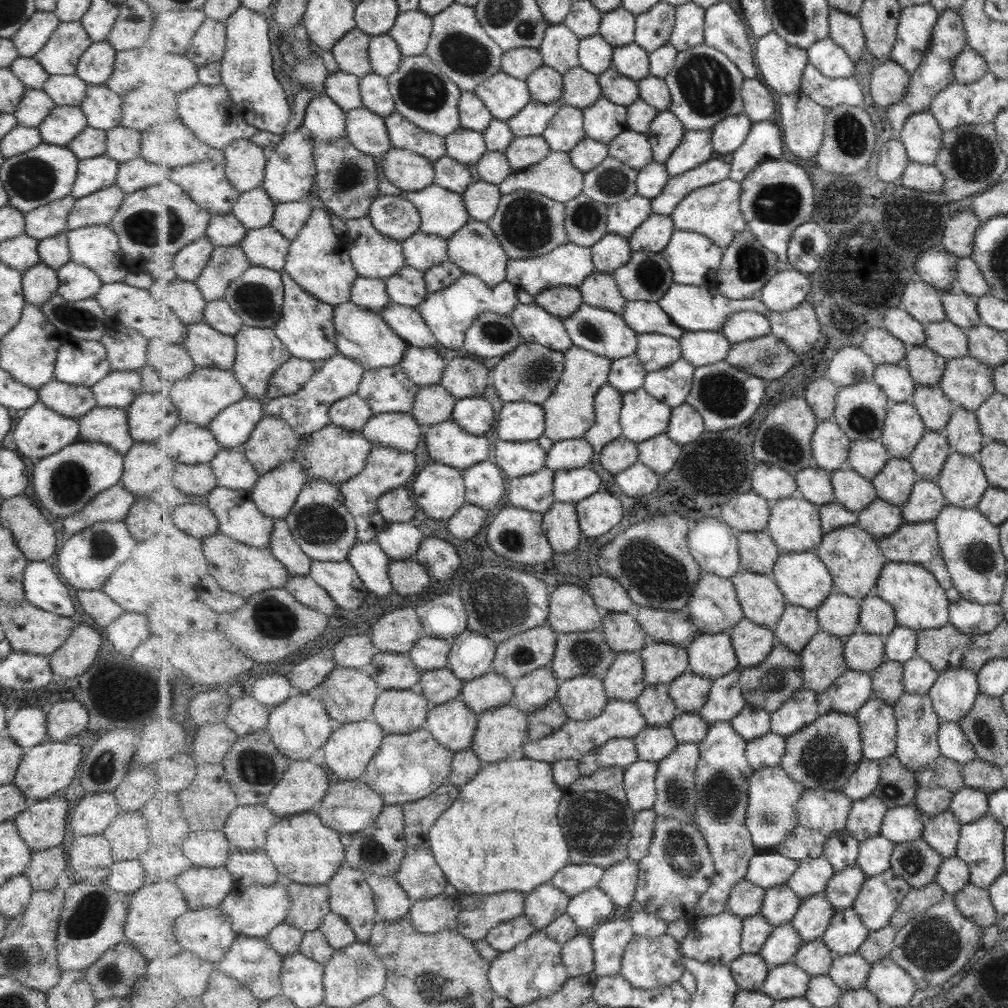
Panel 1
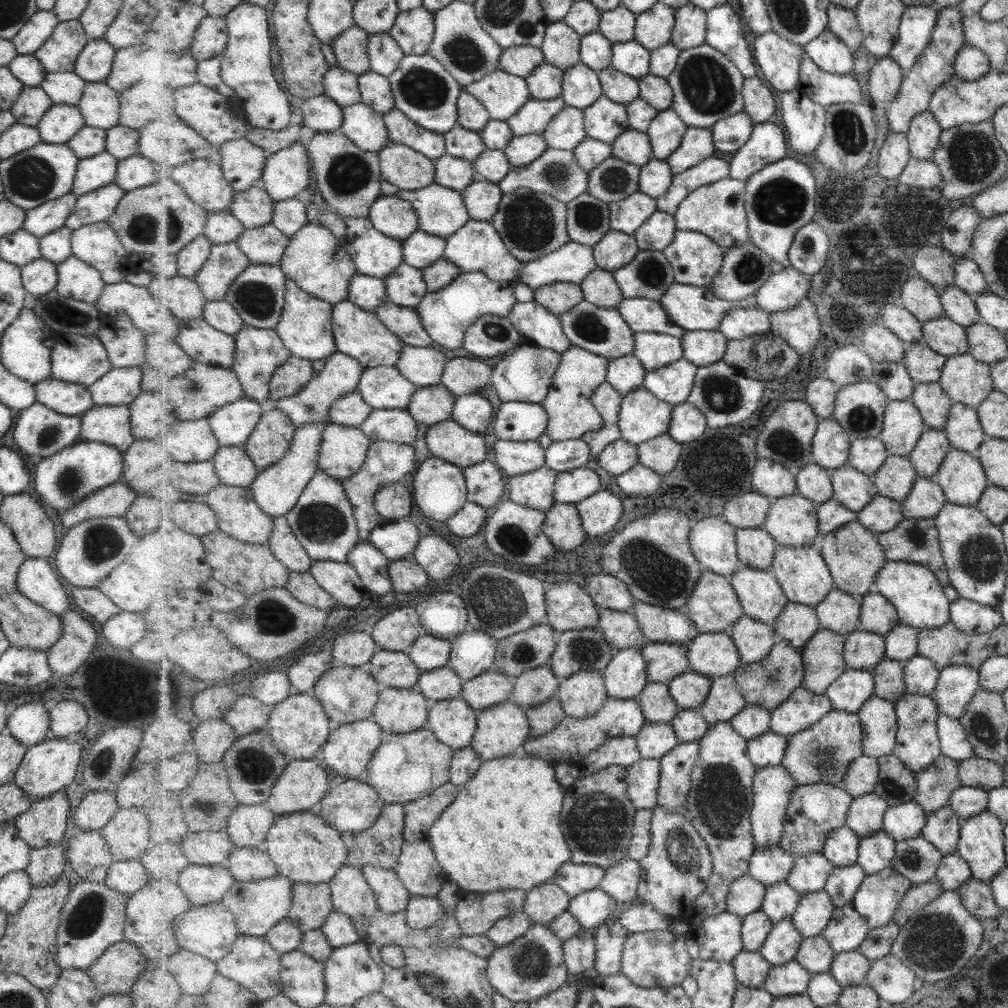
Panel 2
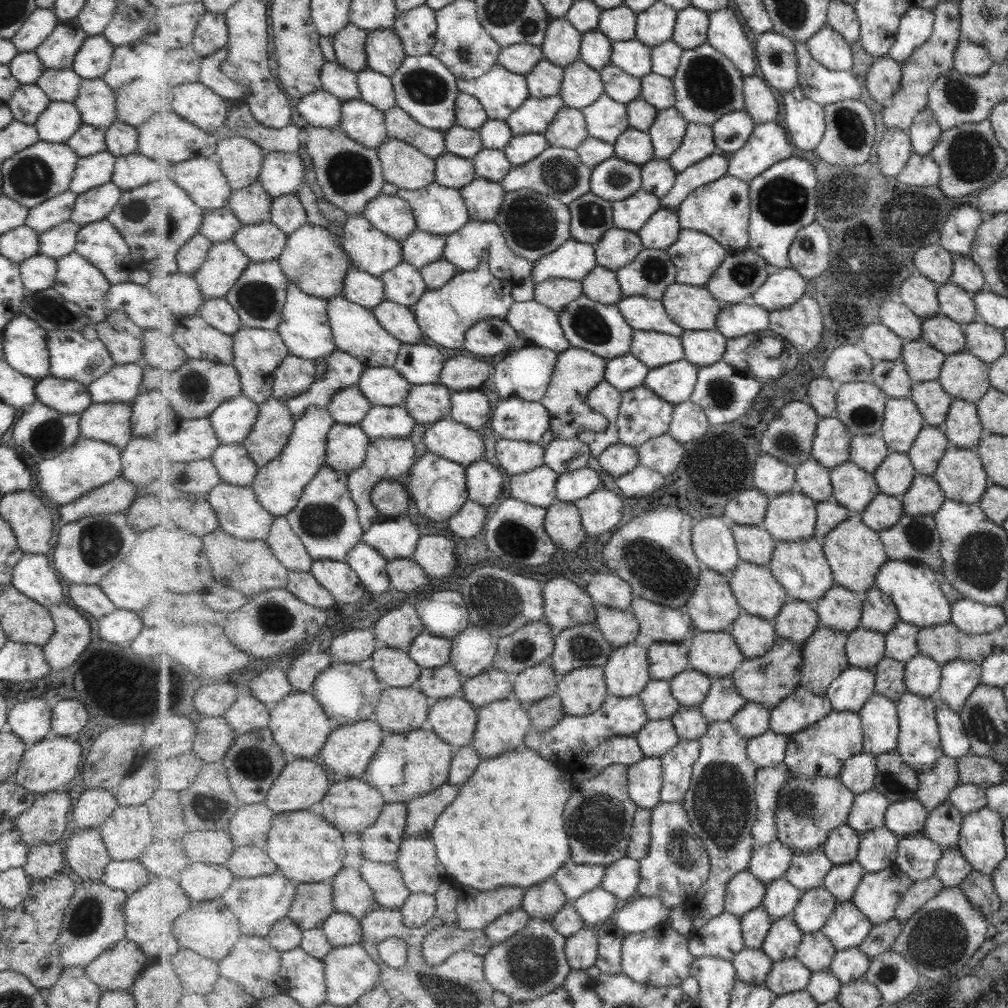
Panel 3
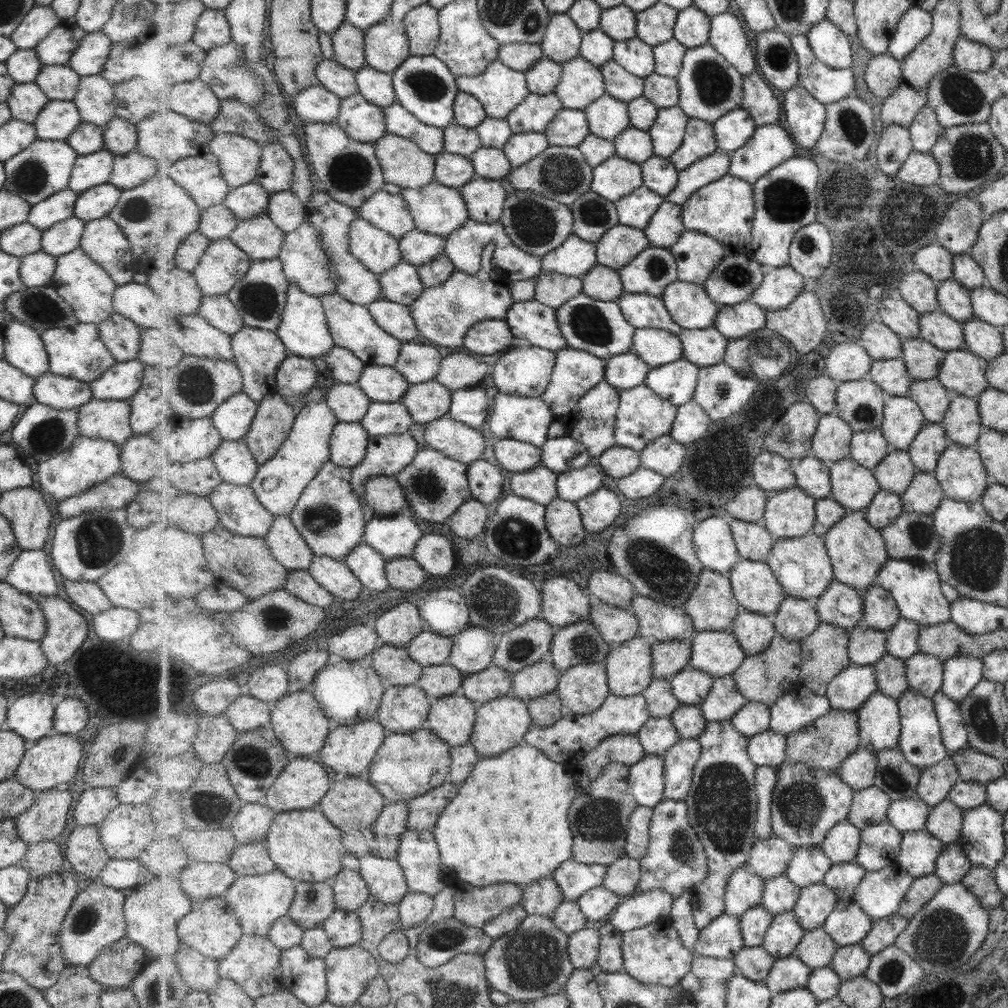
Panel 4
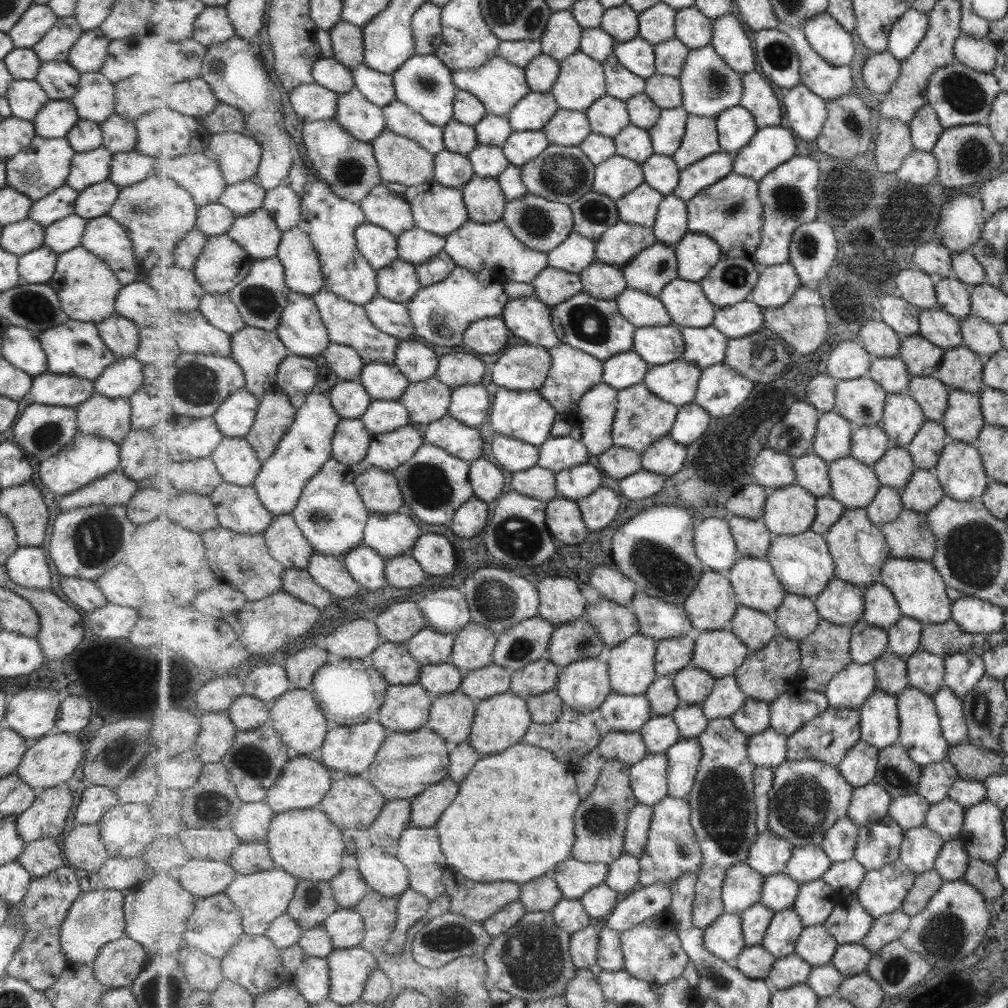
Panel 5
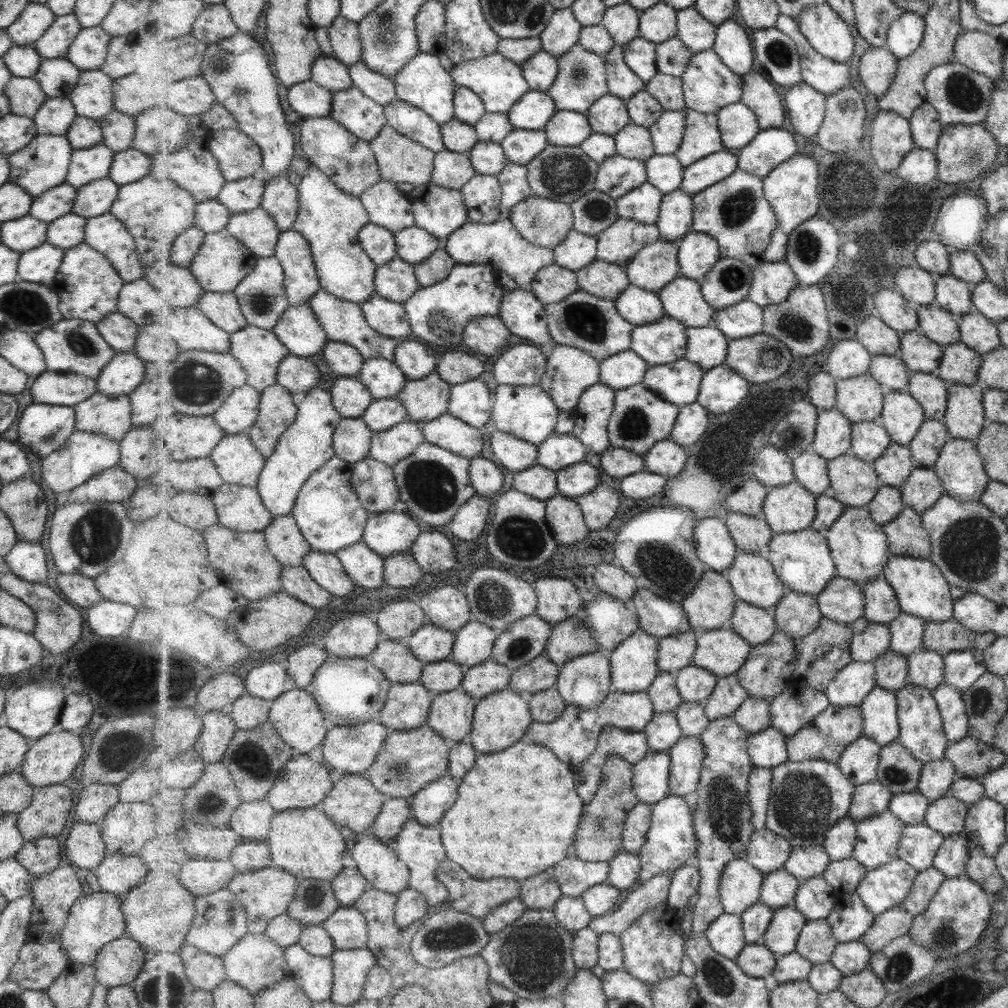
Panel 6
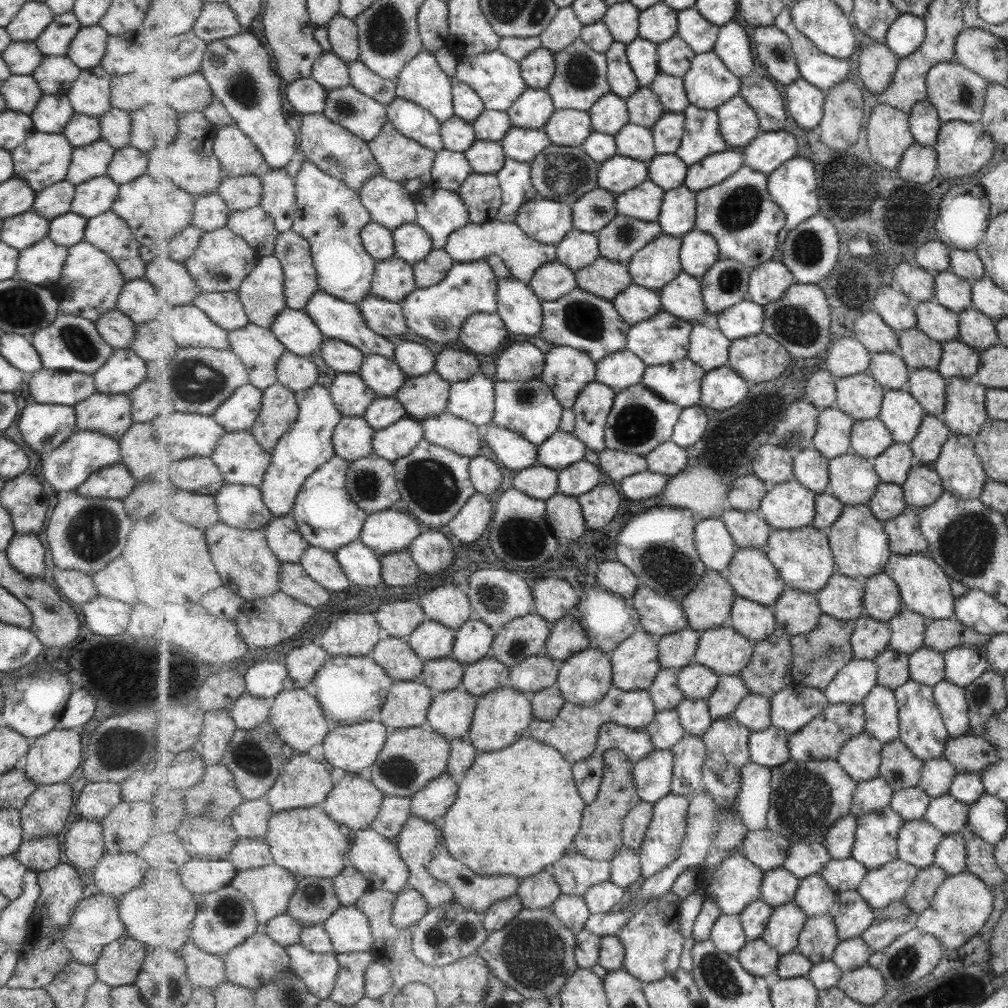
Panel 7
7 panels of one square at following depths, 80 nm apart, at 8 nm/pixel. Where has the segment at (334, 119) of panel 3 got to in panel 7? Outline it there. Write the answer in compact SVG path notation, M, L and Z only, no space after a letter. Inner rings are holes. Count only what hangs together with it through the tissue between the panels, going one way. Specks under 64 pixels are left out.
M312 76L289 83L286 98L301 115L321 114L328 103L328 89Z

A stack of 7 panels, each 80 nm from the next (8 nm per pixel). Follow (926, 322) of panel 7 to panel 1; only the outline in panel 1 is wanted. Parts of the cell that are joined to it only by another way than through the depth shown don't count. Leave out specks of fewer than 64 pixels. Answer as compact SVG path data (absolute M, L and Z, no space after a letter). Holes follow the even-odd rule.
M952 321L924 323L926 346L946 359L959 358L968 354L968 338Z

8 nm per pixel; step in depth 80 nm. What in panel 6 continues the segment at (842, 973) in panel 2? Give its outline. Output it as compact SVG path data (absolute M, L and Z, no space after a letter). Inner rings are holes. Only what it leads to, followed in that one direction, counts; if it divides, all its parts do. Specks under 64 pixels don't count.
M853 940L847 943L840 942L831 961L833 966L839 968L842 973L851 975L869 967L872 954L872 949L862 940Z

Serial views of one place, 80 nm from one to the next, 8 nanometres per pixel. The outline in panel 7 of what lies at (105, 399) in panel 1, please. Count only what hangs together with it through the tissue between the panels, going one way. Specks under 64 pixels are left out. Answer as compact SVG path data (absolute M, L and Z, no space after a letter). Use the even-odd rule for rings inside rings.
M129 348L112 349L113 354L92 374L97 393L125 395L148 379L147 362Z

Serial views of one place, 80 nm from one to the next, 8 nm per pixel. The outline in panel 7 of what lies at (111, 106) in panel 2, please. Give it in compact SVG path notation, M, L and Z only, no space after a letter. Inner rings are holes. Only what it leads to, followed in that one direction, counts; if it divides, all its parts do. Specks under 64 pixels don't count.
M99 65L81 70L66 97L75 113L98 118L110 109L110 75Z

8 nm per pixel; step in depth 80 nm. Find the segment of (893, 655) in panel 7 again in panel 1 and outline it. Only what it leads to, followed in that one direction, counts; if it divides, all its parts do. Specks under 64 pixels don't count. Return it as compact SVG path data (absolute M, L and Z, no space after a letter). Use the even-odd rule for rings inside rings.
M887 659L880 667L872 671L871 675L874 698L879 698L894 706L906 693L904 663Z

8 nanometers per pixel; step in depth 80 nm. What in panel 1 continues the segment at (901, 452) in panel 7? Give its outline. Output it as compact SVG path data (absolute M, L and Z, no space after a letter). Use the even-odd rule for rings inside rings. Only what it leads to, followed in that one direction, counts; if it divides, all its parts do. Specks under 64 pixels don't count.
M891 456L884 469L871 481L883 500L904 506L916 486L915 480L919 480L915 476L919 475L911 460Z

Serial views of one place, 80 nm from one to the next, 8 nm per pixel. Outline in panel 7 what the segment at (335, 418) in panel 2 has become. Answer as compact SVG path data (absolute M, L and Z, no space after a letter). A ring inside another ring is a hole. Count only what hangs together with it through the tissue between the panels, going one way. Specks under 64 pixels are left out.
M339 373L331 386L333 400L344 416L364 416L377 394L357 373Z

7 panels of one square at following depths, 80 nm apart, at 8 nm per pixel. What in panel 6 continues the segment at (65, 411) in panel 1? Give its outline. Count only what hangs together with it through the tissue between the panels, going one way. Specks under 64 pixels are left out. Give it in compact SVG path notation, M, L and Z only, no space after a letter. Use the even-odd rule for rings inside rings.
M44 371L27 392L35 403L72 407L96 392L96 382L79 374Z

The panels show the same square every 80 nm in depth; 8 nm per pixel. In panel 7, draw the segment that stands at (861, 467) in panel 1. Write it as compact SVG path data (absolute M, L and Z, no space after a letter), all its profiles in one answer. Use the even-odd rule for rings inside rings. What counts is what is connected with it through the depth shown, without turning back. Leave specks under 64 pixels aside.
M881 419L856 420L852 430L852 451L859 456L874 460L894 442L892 432Z

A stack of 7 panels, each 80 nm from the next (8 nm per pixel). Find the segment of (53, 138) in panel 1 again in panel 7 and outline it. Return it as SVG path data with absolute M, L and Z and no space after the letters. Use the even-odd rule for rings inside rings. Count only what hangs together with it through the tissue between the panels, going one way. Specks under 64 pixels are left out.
M42 94L29 116L35 131L57 134L63 132L74 113L66 95Z

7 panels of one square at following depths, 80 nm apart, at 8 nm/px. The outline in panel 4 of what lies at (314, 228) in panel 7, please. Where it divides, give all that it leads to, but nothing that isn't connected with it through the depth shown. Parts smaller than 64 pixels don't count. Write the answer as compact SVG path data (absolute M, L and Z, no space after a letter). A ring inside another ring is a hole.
M319 186L311 196L307 212L308 216L306 216L306 221L311 222L313 226L319 228L321 238L323 238L323 248L325 248L325 252L329 254L332 273L336 278L335 284L337 284L335 292L341 294L341 296L353 303L362 304L366 307L370 304L377 303L377 300L383 298L380 275L367 269L367 267L351 253L350 233L351 228L353 228L353 221L360 217L359 209L335 200L327 191Z

